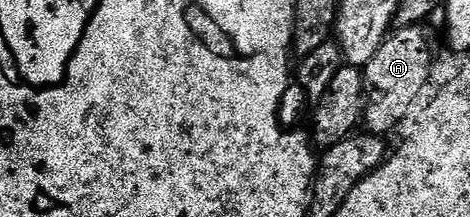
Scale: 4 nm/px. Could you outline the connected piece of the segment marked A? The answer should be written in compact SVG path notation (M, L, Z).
M424 25L394 29L379 52L371 56L371 60L364 66L367 101L363 122L368 133L389 136L420 100L433 74L433 46L429 43L429 34L425 29Z

